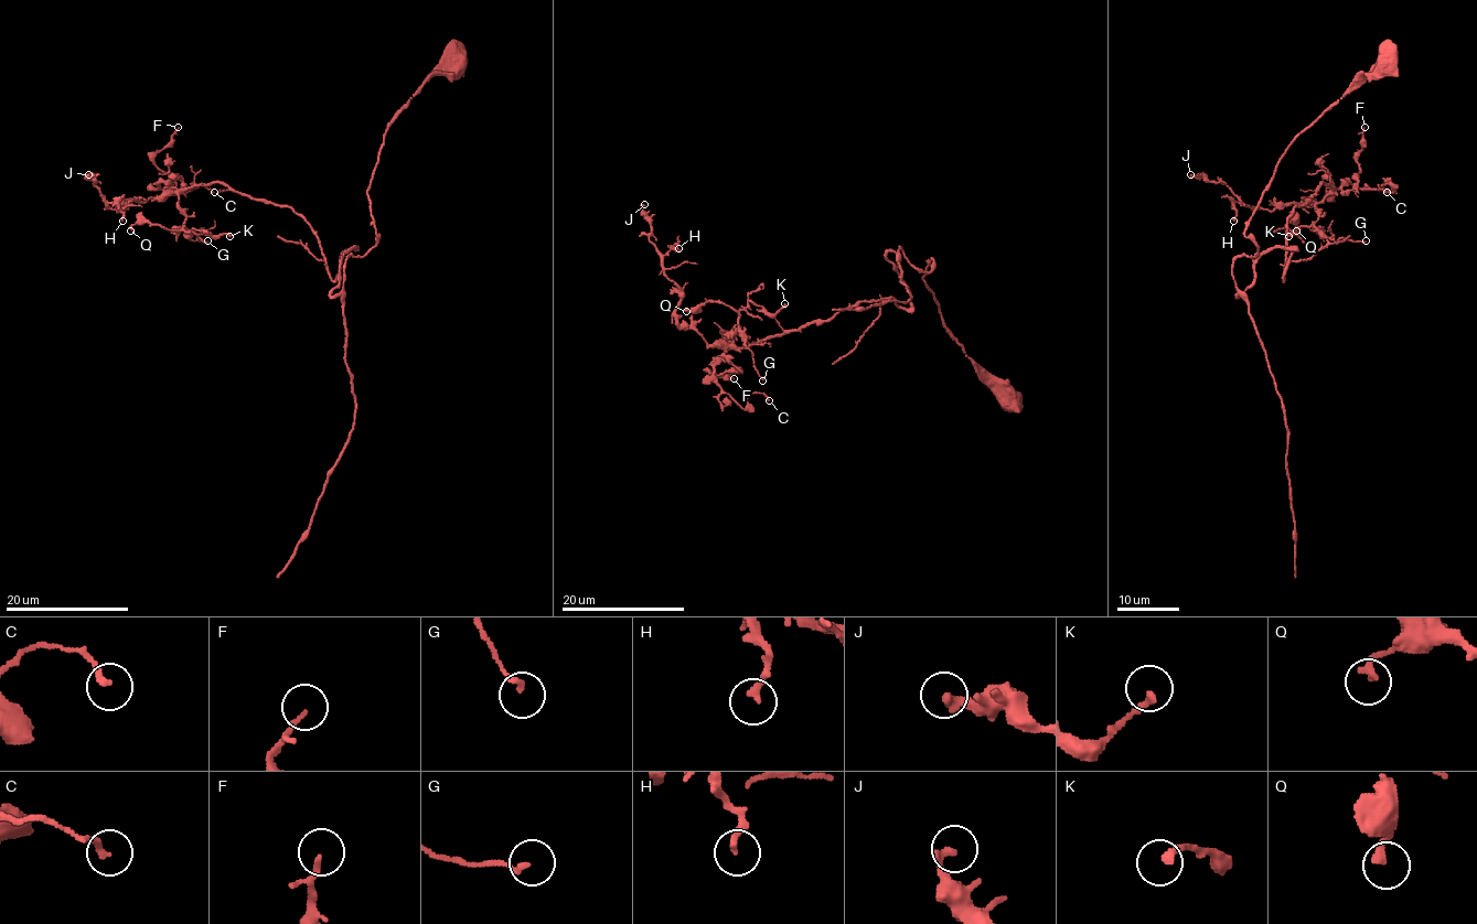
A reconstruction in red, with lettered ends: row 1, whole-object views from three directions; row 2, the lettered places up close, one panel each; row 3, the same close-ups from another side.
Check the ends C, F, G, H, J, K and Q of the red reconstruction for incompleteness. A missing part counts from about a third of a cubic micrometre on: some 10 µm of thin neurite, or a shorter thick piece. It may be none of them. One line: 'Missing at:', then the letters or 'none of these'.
Missing at: none of these

